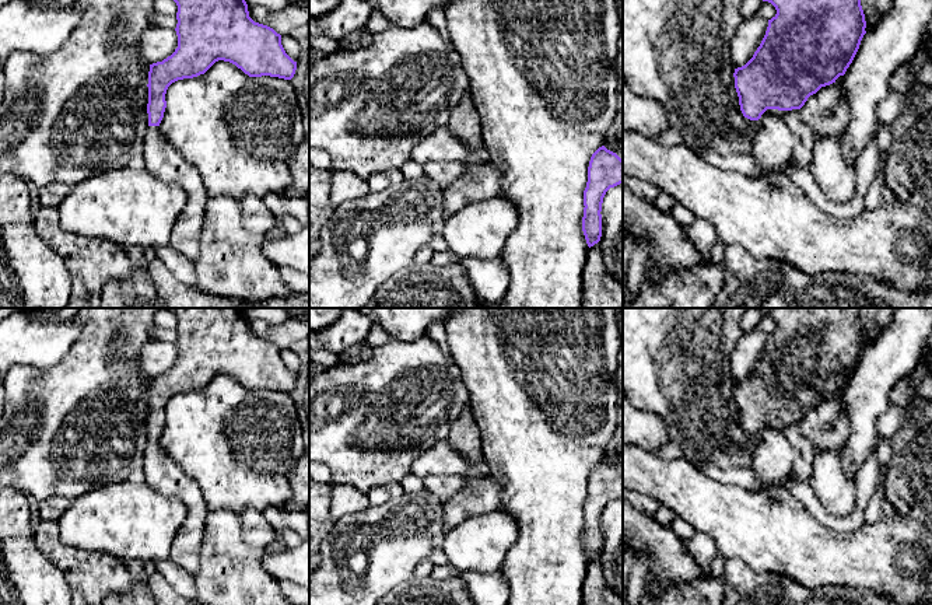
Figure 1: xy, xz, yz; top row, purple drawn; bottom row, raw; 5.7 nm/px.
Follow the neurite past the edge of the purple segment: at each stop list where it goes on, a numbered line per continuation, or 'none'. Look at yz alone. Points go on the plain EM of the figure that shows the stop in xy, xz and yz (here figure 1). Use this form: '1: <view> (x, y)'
1: yz (752, 439)

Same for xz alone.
none

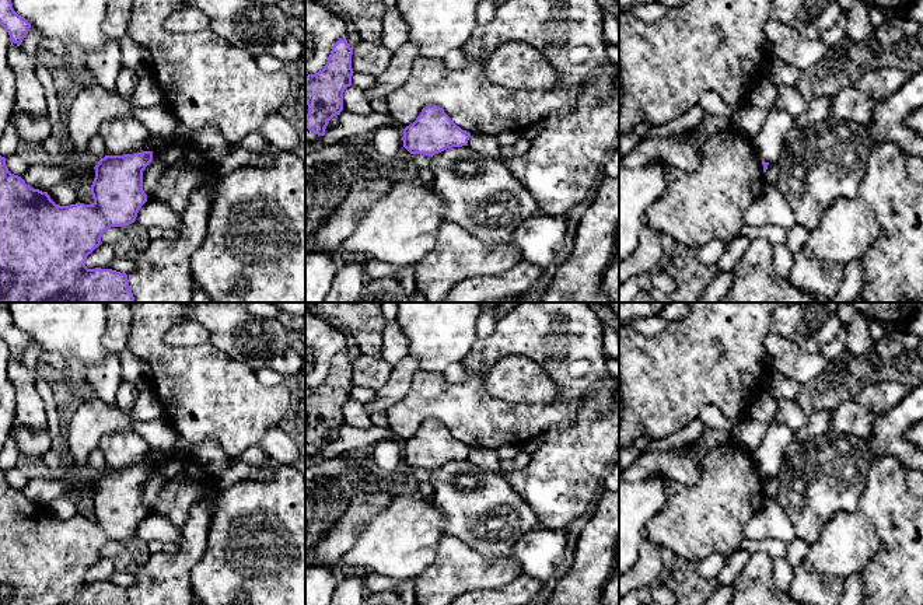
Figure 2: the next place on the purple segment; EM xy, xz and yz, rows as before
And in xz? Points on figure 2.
none

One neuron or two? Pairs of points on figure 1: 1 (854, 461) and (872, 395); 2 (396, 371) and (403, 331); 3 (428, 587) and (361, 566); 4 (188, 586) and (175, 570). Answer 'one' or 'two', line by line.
1: one
2: two
3: two
4: one

